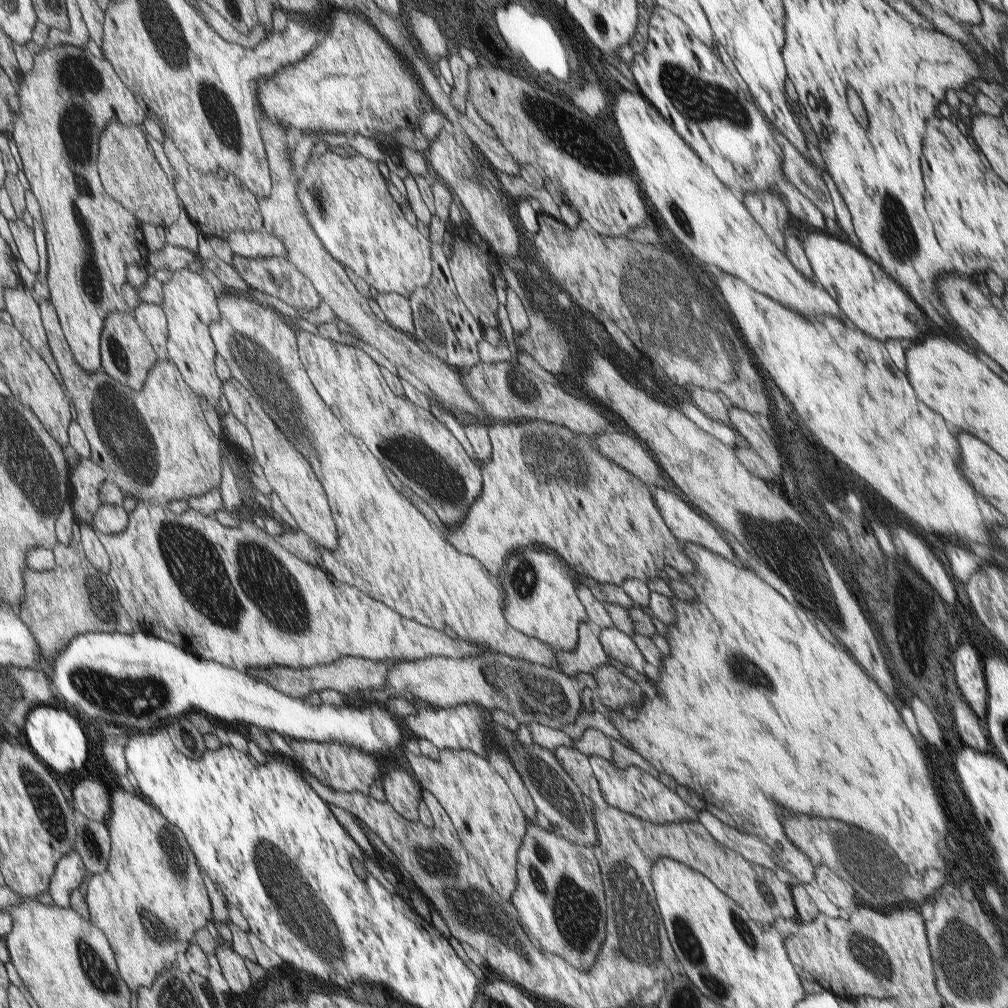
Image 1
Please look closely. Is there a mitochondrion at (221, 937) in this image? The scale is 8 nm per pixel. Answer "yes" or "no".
no

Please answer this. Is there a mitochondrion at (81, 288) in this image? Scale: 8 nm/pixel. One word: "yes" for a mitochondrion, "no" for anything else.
yes

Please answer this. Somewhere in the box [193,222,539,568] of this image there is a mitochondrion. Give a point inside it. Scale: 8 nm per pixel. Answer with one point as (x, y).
(283, 388)

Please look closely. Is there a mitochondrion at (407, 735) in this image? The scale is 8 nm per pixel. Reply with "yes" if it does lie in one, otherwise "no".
no

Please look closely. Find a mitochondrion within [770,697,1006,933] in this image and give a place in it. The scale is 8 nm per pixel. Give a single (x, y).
(869, 860)

